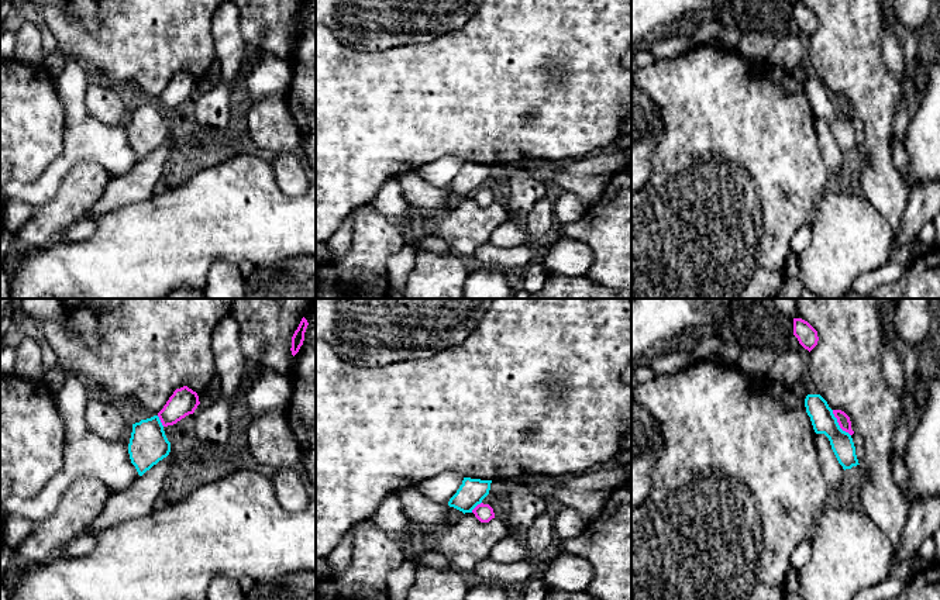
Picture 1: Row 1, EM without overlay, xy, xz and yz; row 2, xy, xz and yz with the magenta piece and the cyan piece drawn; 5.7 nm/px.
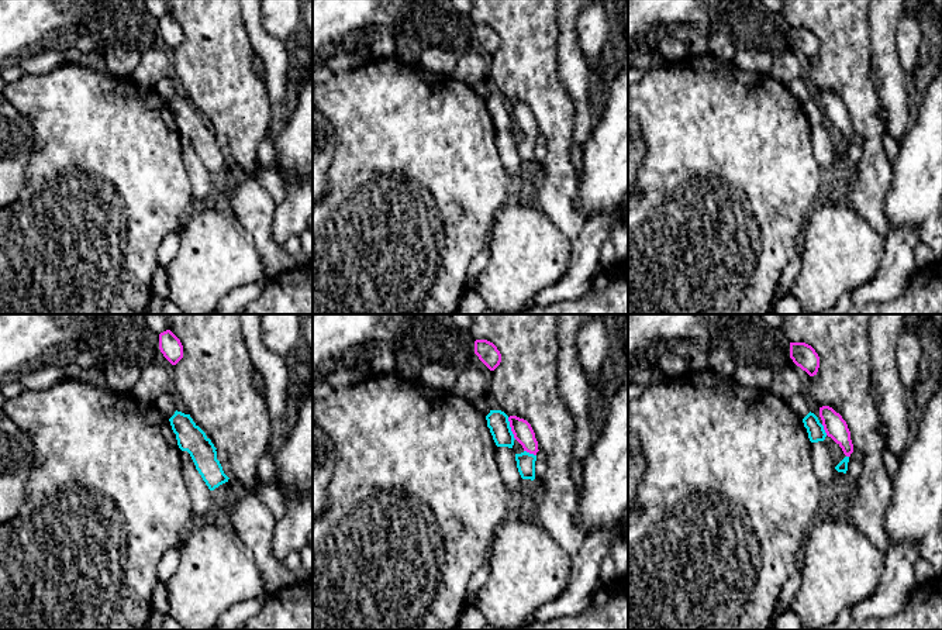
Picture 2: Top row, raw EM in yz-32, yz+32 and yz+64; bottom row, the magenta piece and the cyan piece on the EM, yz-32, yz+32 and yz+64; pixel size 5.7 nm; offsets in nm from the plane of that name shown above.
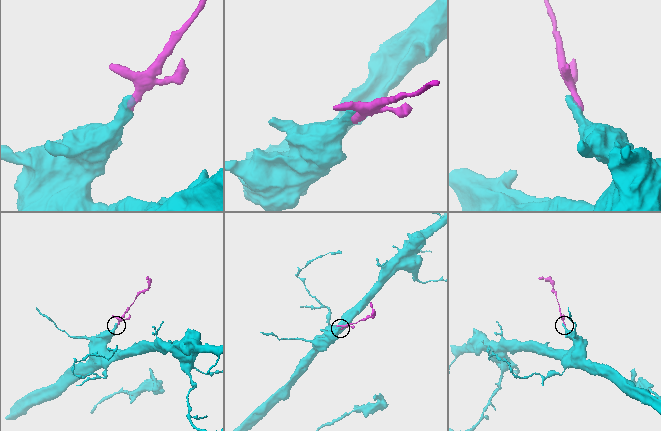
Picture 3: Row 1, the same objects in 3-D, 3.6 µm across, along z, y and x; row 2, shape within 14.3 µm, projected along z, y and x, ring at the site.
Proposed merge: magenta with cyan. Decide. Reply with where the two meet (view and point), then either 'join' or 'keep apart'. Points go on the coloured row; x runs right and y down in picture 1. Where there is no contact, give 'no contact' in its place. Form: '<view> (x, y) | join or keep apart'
yz (839, 424) | join

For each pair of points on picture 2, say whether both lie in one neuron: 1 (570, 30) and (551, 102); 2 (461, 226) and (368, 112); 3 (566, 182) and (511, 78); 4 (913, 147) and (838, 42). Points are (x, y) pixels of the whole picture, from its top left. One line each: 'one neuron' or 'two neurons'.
1: two neurons
2: one neuron
3: one neuron
4: two neurons

